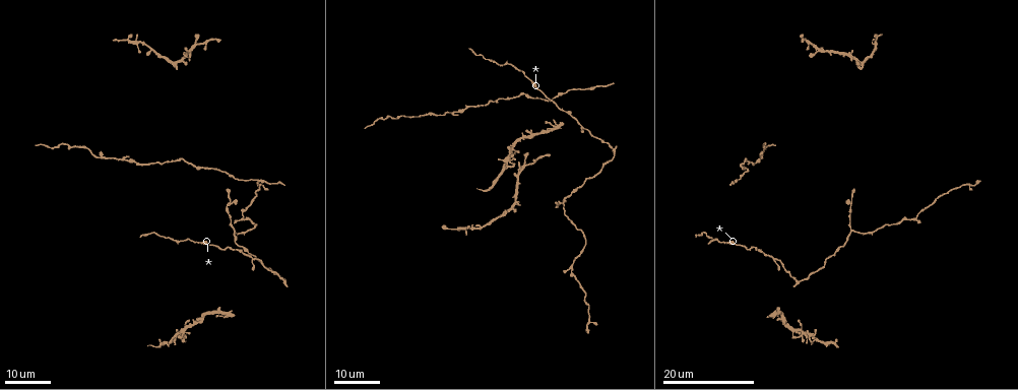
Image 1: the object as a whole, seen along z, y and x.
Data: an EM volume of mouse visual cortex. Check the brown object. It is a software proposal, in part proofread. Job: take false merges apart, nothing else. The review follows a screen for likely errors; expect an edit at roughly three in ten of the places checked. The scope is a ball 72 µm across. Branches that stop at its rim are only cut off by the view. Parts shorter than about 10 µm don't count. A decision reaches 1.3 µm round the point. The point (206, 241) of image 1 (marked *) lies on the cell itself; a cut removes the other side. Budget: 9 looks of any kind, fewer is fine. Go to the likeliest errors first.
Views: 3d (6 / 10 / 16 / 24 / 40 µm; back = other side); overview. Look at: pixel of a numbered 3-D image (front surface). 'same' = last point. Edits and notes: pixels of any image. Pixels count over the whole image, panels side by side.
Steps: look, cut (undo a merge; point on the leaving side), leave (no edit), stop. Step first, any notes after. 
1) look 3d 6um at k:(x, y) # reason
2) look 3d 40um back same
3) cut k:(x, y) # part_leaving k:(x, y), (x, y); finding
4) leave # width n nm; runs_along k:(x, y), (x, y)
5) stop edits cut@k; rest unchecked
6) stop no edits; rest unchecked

look 3d 16um at 1:(252, 262) # branch point

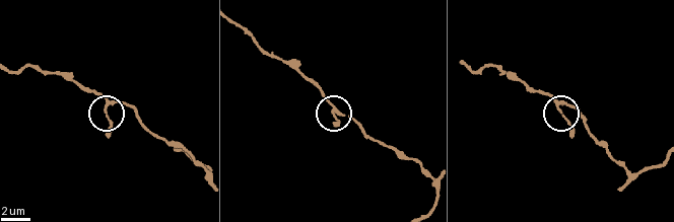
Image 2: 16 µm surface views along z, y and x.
look 3d 6um at 2:(107, 109)

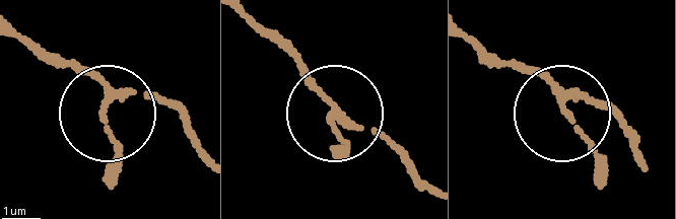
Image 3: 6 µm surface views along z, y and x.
leave # width 150 nm; runs_along 3:(21, 33), (106, 94), (116, 143), (109, 189); one cell here

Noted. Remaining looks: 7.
look 3d 24um at 1:(236, 178)

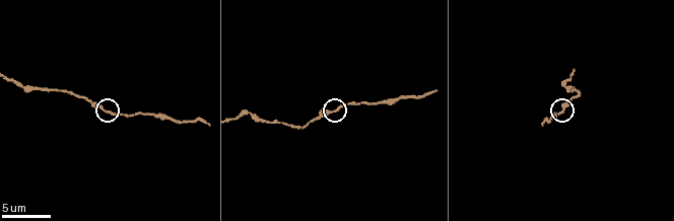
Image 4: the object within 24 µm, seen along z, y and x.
look 3d 10um at 4:(562, 107) # zoom in

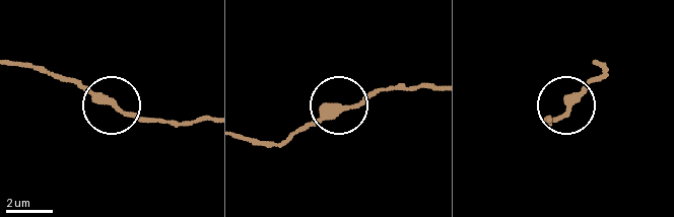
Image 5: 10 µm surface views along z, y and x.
look 3d 10um back at 5:(118, 108)

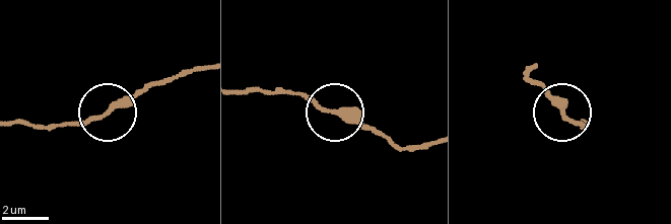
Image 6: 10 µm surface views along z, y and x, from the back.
leave # continuous, no second cell

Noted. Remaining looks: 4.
look 3d 16um at 1:(575, 260) # thin neck

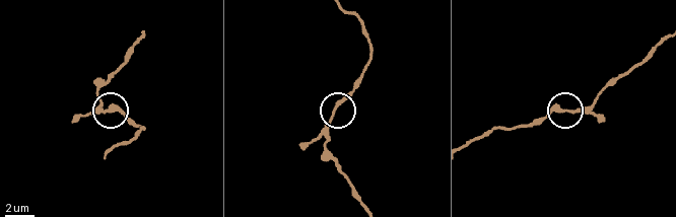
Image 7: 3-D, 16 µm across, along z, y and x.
look 3d 10um at 7:(334, 113)

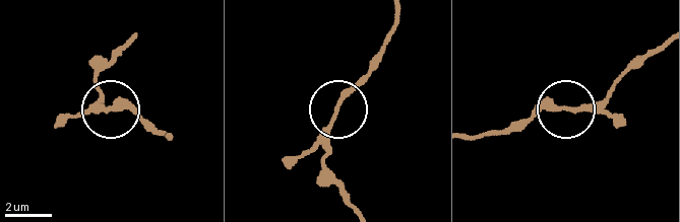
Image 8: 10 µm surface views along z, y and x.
leave # runs_along 8:(167, 135), (120, 106), (80, 112); one cell here

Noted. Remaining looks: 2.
look 3d 16um at 1:(839, 246) # sudden change in width

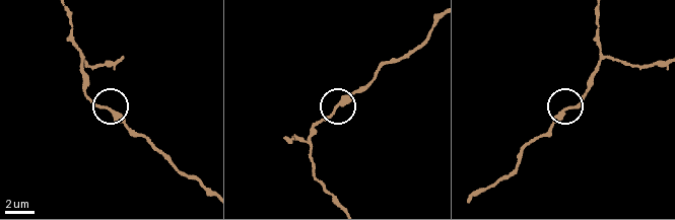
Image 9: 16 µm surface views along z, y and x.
look 3d 6um at 9:(108, 108)

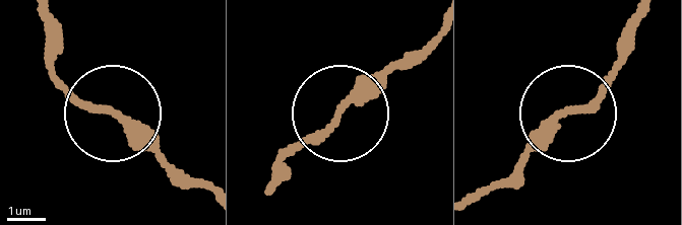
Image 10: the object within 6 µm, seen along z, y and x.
leave # one cell here

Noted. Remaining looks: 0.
stop no edits; rest unchecked

